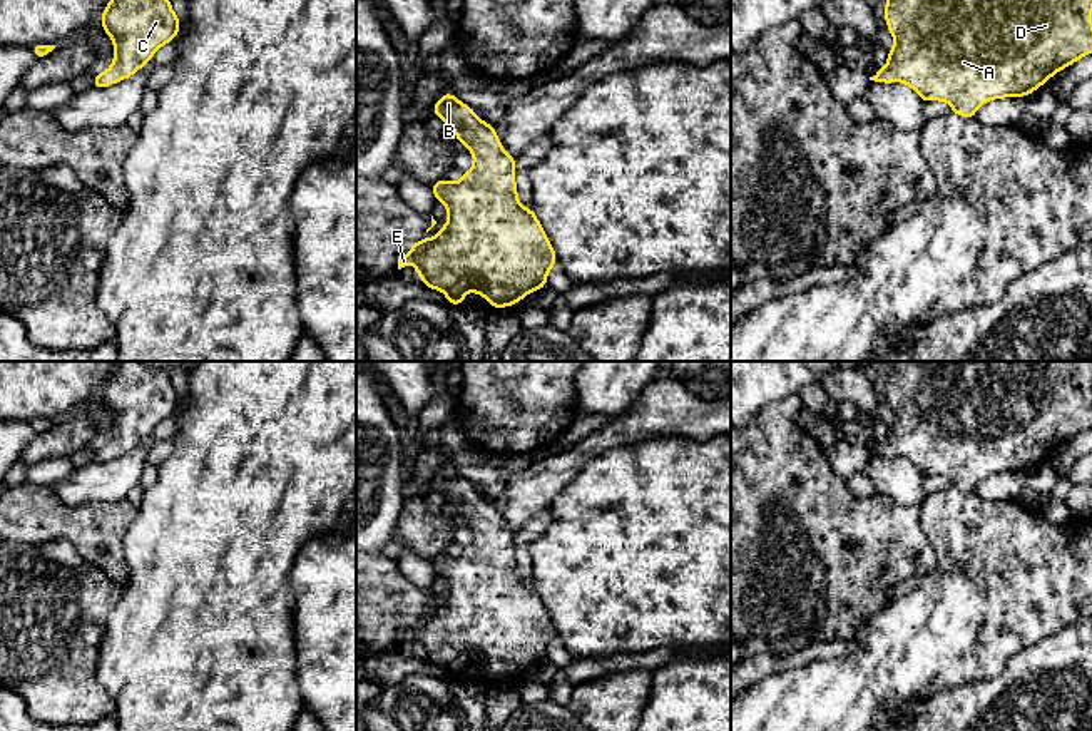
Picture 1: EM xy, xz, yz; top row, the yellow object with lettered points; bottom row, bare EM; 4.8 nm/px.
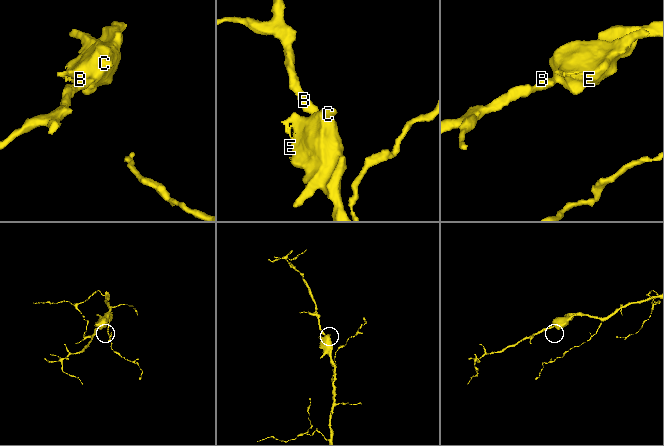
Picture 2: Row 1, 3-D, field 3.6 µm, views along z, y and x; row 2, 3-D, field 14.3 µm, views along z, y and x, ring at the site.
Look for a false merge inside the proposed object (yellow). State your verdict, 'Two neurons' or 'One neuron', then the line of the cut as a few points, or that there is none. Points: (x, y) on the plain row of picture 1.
One neuron. No split

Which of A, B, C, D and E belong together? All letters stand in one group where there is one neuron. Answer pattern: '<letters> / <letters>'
A B C D E

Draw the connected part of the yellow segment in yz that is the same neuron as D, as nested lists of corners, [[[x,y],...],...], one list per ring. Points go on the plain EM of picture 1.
[[[890,361],[885,395],[895,420],[886,440],[870,455],[903,457],[923,477],[947,477],[963,493],[973,493],[988,475],[1035,467],[1052,450],[1092,428],[1092,361]]]

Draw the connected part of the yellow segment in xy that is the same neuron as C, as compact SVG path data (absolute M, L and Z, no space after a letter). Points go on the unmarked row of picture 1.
M117 361L100 396L115 418L112 440L94 452L97 463L132 452L152 435L157 423L174 415L181 403L169 371L145 366L142 361Z

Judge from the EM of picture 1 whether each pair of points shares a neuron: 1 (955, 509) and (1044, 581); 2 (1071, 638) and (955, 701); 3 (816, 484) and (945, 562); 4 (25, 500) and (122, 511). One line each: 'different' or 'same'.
1: same
2: same
3: different
4: same

